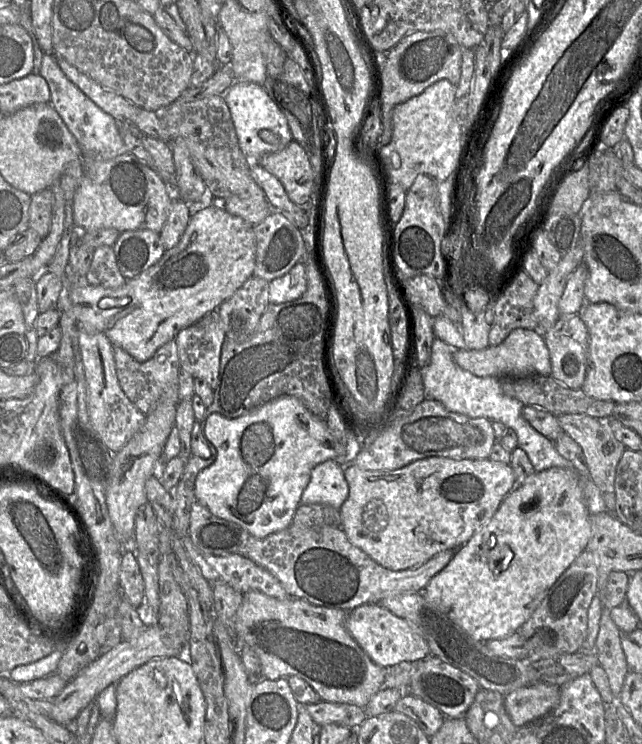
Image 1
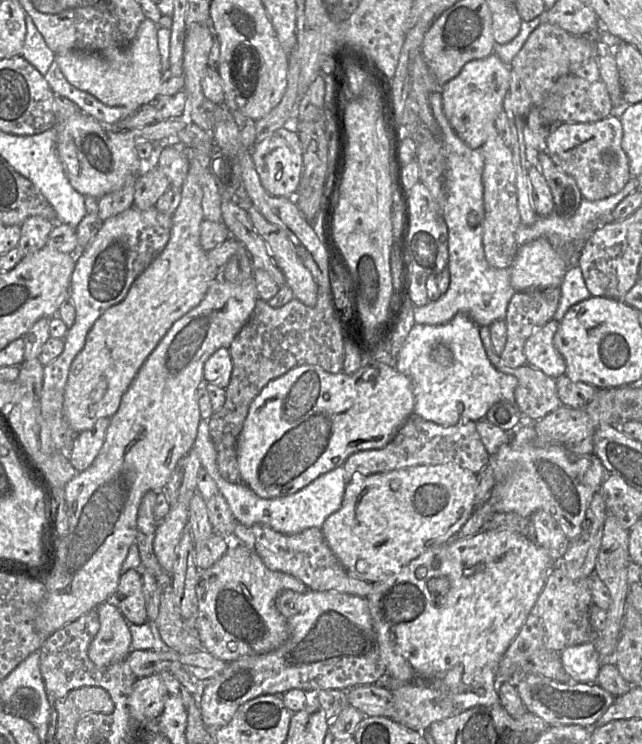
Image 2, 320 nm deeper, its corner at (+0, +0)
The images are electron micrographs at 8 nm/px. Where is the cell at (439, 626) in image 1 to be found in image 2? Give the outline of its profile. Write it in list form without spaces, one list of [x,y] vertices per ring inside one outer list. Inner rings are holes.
[[[536,674],[521,679],[517,683],[516,689],[527,711],[542,718],[551,726],[579,725],[593,728],[616,699],[610,692],[596,683],[561,683]]]

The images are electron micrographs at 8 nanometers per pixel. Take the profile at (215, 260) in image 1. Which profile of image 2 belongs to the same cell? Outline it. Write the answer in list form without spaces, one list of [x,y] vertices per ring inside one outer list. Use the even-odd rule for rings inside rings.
[[[189,151],[189,171],[181,187],[181,200],[172,215],[169,241],[163,251],[135,279],[126,297],[109,307],[96,320],[85,340],[82,350],[71,363],[64,391],[64,413],[74,433],[91,429],[100,418],[111,418],[118,410],[121,399],[136,377],[139,369],[156,348],[170,327],[203,300],[211,283],[220,278],[200,244],[200,227],[204,220],[202,210],[203,191],[200,185],[202,173],[208,169],[212,153]]]

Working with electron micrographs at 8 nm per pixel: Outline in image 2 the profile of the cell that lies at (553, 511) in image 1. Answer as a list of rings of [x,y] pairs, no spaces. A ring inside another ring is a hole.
[[[488,530],[480,531],[467,538],[455,537],[440,546],[430,548],[409,562],[398,573],[373,583],[373,588],[370,594],[365,598],[367,599],[372,624],[377,635],[381,656],[386,666],[386,676],[392,678],[395,682],[420,684],[446,693],[449,695],[456,708],[456,714],[475,706],[492,706],[494,704],[500,704],[498,691],[495,688],[498,664],[525,624],[546,585],[551,570],[555,566],[556,564],[554,564],[550,558],[548,552],[528,537],[509,530]],[[420,567],[426,567],[427,569],[425,578],[419,578],[416,575],[417,569]],[[440,576],[446,576],[450,581],[449,591],[443,598],[437,597],[437,594],[435,595],[428,587],[428,580]]]

